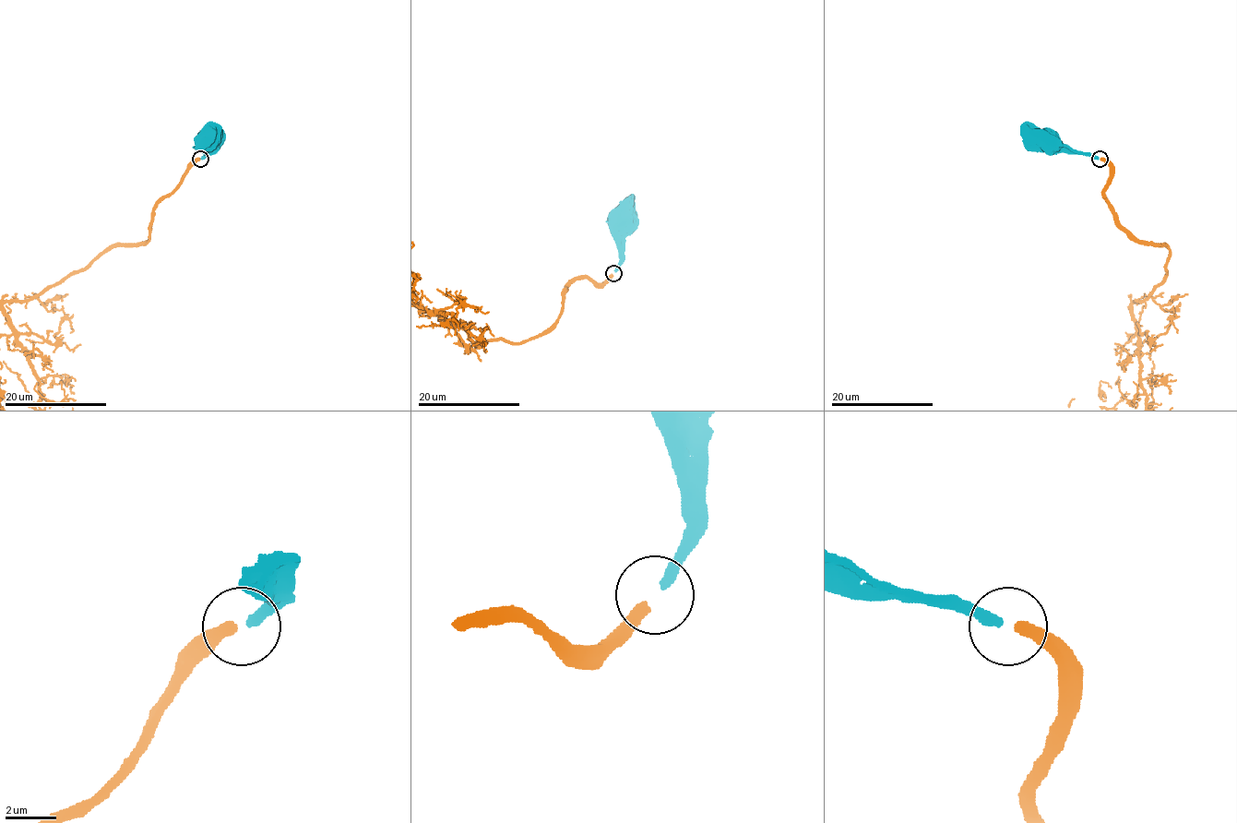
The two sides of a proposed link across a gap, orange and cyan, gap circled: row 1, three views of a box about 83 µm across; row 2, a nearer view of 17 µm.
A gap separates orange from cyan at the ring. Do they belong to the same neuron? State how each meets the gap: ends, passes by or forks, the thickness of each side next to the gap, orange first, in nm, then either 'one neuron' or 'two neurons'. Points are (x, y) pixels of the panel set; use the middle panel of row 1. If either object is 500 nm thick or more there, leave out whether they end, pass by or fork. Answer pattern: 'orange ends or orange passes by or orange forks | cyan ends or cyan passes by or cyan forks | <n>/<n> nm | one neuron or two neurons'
orange ends | cyan ends | 440/380 nm | one neuron

